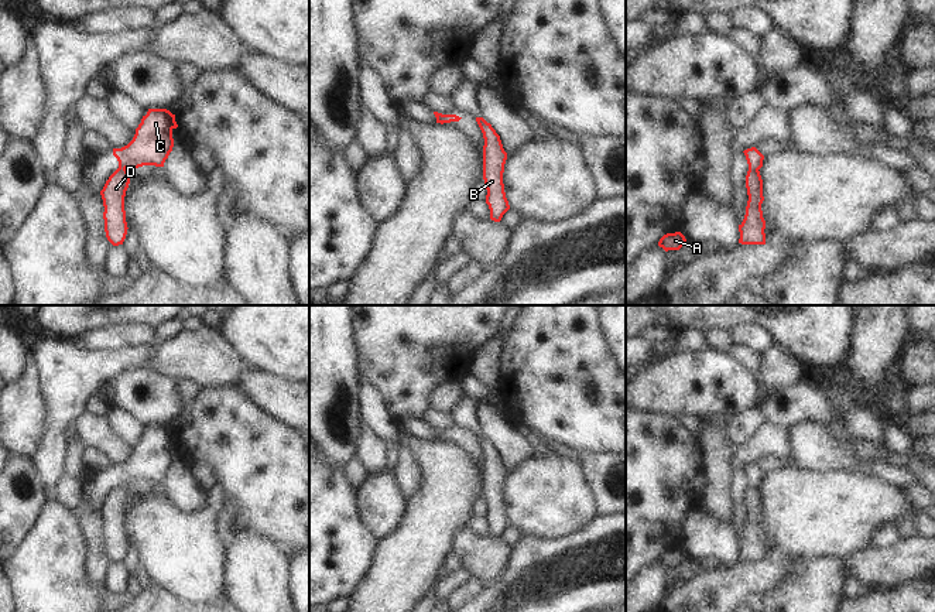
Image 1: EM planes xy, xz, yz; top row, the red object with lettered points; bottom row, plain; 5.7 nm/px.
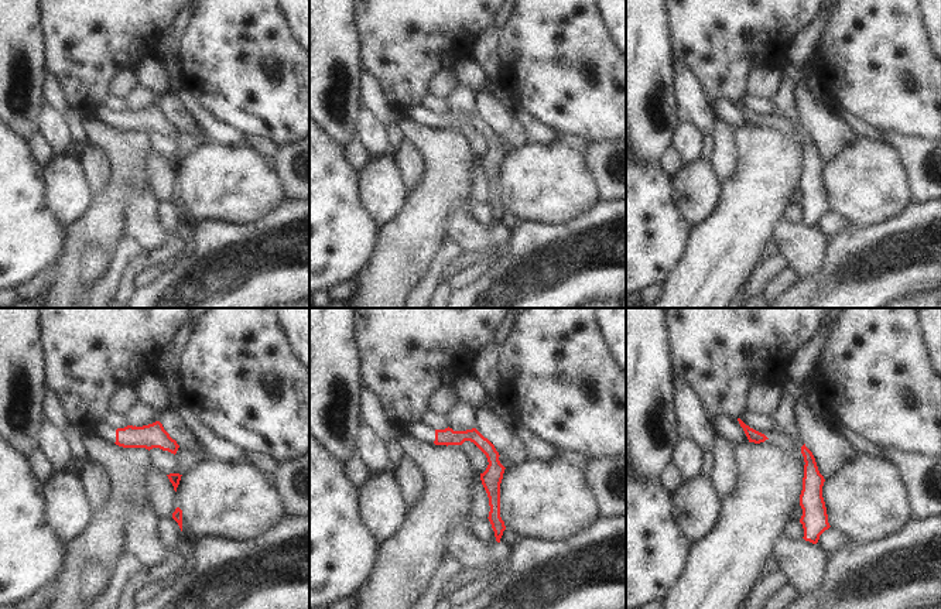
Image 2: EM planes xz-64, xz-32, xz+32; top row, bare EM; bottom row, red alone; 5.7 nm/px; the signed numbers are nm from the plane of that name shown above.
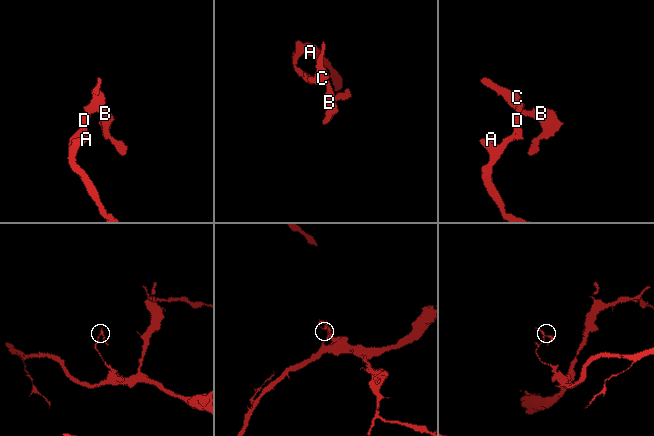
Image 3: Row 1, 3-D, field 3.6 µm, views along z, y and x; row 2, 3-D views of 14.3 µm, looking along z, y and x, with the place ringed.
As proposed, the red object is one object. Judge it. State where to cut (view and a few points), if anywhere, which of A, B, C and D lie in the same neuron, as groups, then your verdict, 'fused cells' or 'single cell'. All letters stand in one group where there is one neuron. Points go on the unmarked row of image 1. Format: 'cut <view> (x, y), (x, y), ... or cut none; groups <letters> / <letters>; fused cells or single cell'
cut yz (749, 484), (757, 486); groups A D / B C; fused cells

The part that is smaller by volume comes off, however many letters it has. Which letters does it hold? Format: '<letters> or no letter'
B, C

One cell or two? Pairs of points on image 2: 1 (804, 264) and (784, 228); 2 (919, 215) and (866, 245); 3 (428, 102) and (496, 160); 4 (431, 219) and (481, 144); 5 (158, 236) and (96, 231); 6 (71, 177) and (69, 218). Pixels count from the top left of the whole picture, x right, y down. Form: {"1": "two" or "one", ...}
{"1": "one", "2": "one", "3": "two", "4": "two", "5": "two", "6": "one"}

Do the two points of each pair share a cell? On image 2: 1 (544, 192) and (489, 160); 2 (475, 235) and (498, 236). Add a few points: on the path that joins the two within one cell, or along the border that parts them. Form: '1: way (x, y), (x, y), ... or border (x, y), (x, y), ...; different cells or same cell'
1: border (506, 151), (500, 167), (500, 201); different cells
2: way (481, 236), (492, 236); same cell

